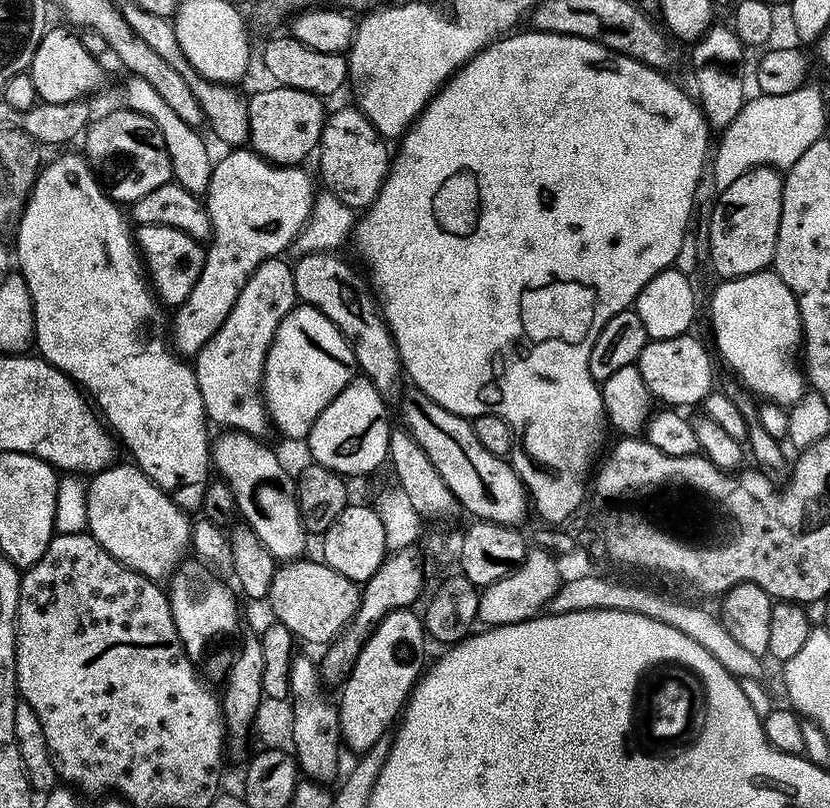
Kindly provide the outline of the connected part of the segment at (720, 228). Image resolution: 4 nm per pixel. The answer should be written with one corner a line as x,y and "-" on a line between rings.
752,168
719,193
708,220
708,256
717,277
733,280
765,271
774,258
784,178
774,168

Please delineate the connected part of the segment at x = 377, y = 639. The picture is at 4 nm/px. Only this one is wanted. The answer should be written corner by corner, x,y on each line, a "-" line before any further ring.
396,608
378,624
359,652
358,660
341,687
337,701
343,745
361,754
372,748
395,725
426,663
427,633
423,619
413,609

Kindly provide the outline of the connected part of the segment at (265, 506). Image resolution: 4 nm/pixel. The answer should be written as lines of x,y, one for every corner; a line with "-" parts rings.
242,430
227,431
211,441
210,460
215,471
220,471
219,477
230,486
239,515
244,515
243,523
258,534
262,546
278,562
301,559
310,536
300,513
293,473
284,469
283,462
263,444
263,439

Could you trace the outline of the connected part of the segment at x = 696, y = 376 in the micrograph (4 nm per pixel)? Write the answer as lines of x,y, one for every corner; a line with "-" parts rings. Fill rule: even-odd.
692,335
649,340
635,362
636,369
642,374
642,382
646,382
649,394
659,403
661,400
661,405
696,404
700,406
714,390
714,384
712,384
713,353
710,348
710,353
708,353
707,346
698,337

